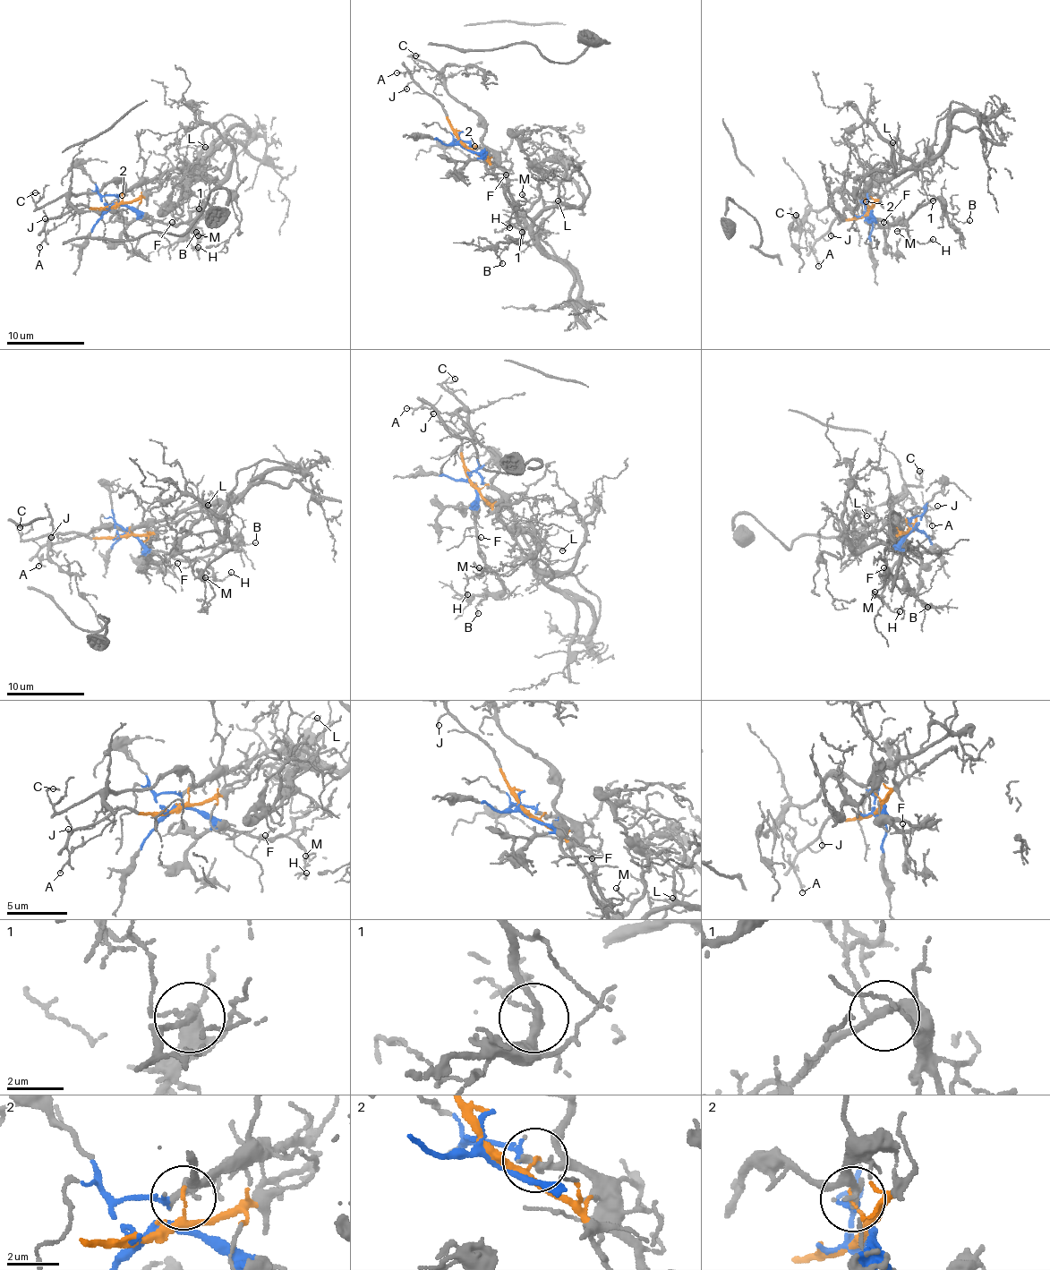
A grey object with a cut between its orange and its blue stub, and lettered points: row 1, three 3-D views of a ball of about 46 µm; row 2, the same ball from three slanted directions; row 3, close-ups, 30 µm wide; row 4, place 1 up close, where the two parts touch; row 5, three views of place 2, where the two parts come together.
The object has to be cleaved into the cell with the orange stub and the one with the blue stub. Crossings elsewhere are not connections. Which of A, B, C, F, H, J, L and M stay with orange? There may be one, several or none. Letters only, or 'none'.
A, J, L

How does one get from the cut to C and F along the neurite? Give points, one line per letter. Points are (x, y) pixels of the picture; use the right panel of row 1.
C: (867, 213), (866, 200), (839, 191), (835, 191), (829, 205), (806, 212), (799, 228), (797, 215)
F: (867, 213), (871, 210), (874, 217), (884, 219), (887, 235), (883, 223)

